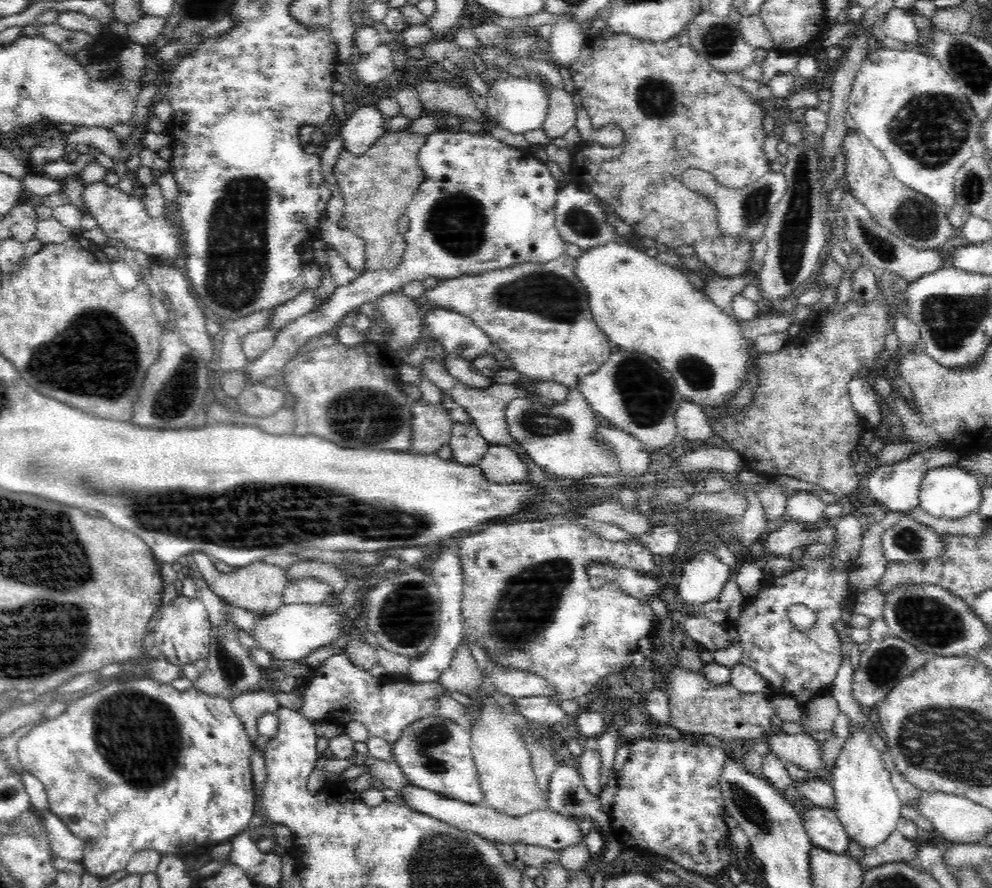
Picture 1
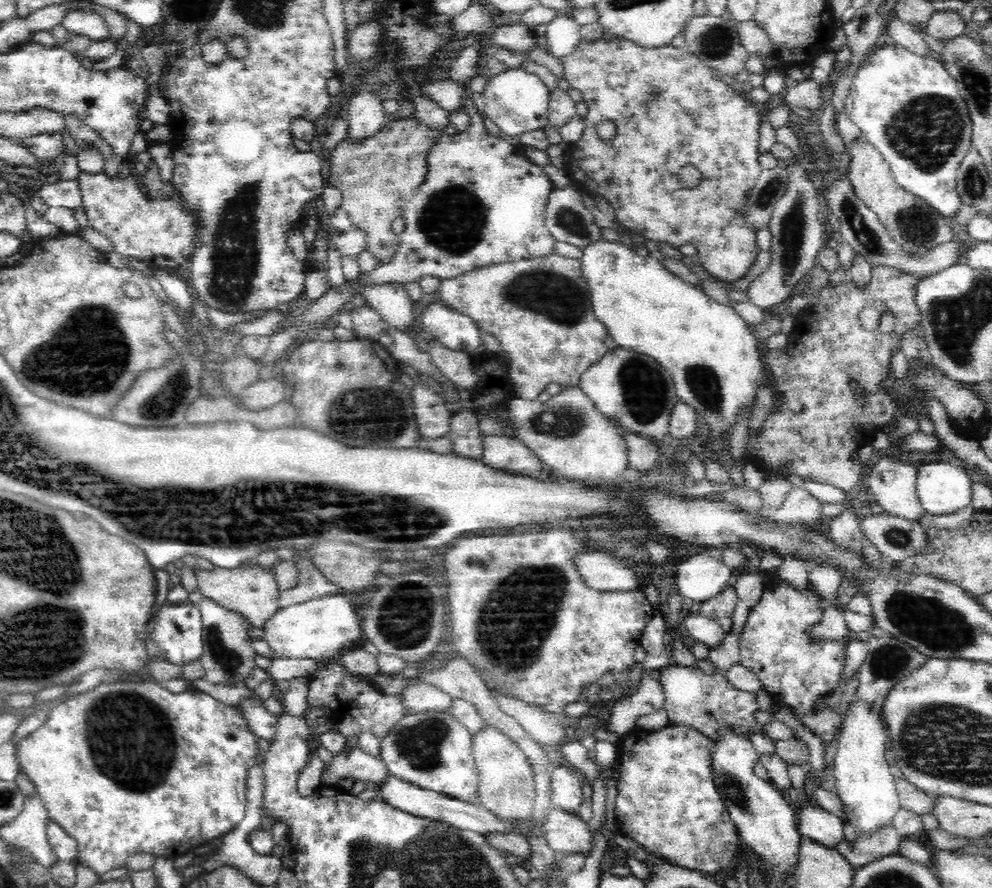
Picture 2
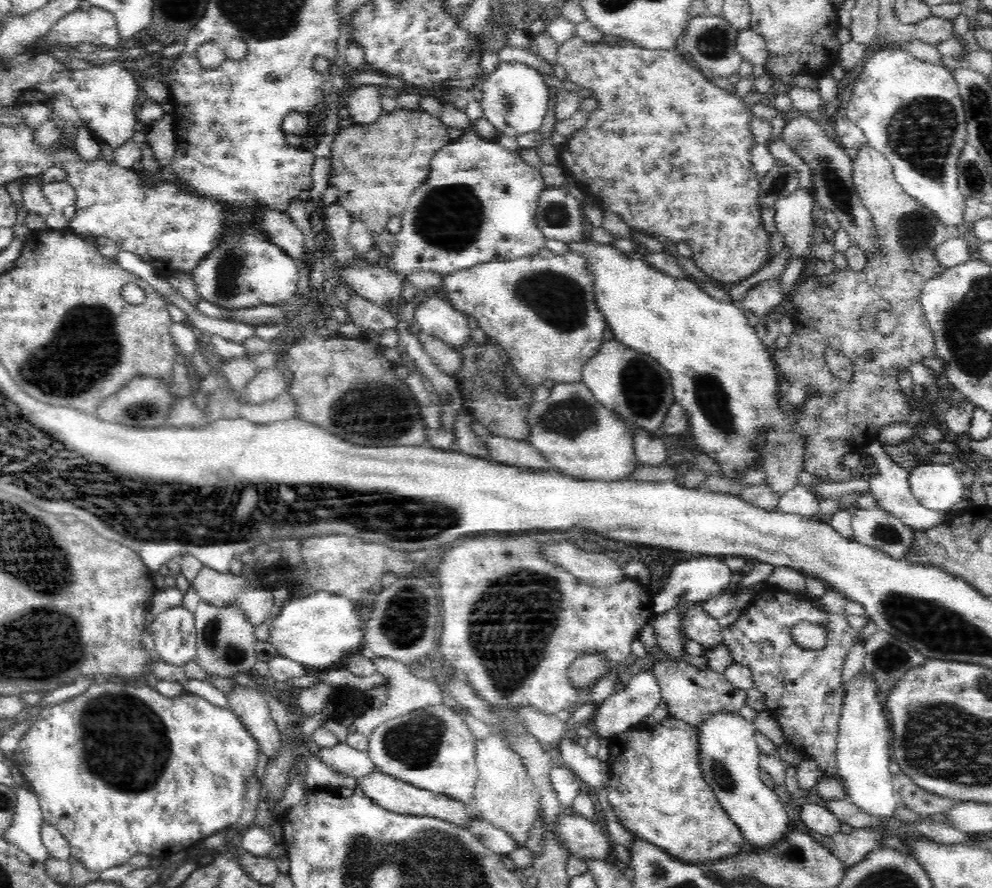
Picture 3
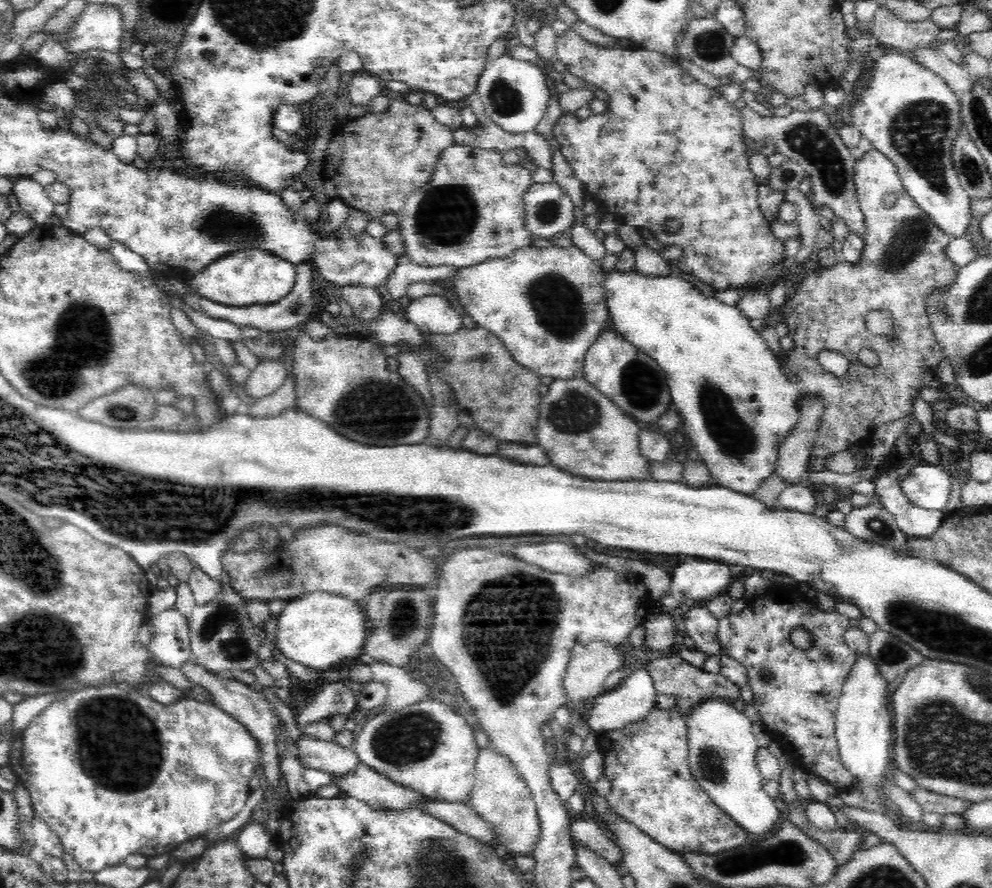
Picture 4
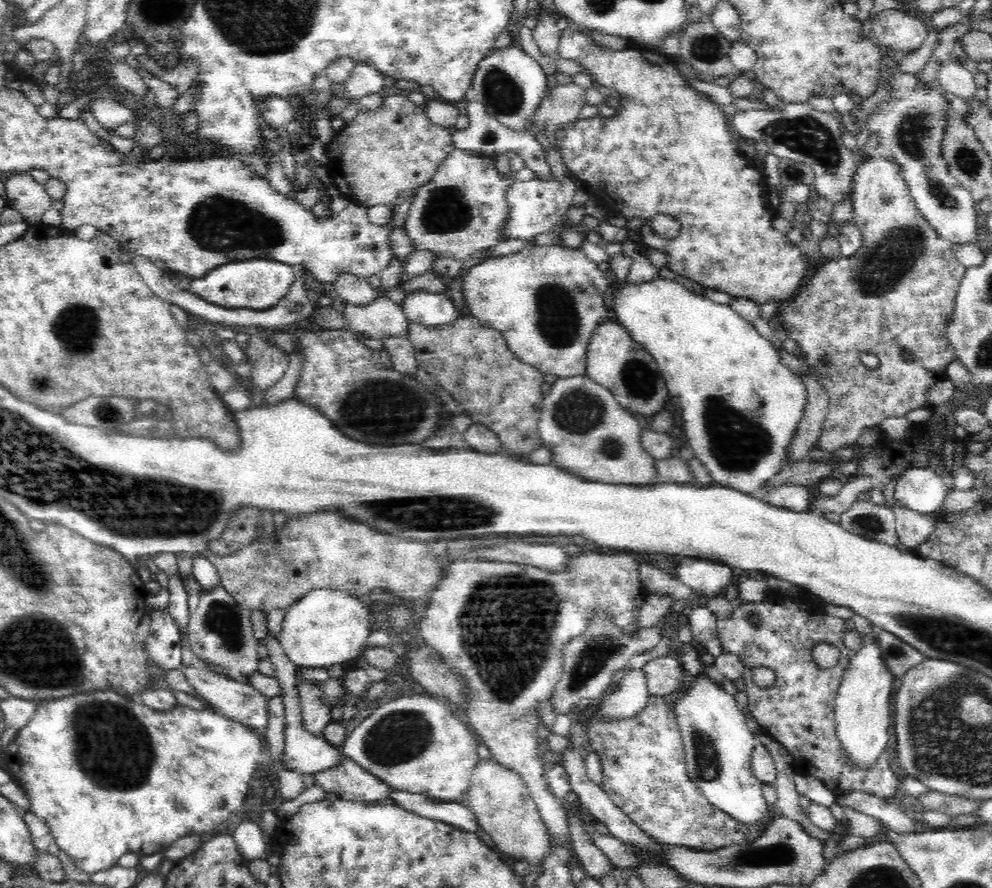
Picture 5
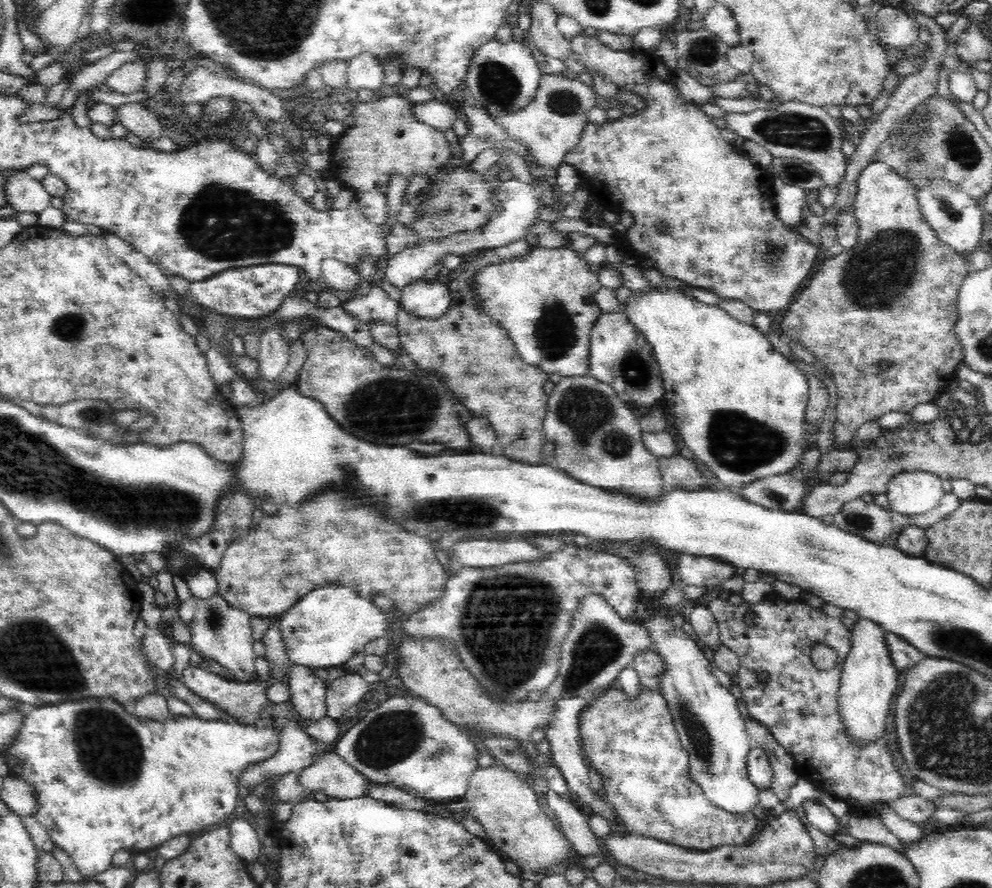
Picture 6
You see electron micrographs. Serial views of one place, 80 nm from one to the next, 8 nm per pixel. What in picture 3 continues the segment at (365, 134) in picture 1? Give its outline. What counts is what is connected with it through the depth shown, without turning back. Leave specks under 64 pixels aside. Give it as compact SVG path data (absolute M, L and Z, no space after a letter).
M360 85L353 88L349 96L347 112L353 124L360 126L370 126L383 114L380 103L380 93L374 85Z

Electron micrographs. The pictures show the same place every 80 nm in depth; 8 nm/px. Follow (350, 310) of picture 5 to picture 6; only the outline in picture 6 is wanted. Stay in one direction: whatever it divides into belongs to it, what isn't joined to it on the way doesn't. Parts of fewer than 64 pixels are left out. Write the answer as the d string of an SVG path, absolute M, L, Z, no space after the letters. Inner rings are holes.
M380 275L370 283L371 289L362 296L344 302L344 310L362 324L384 323L392 327L397 326L401 301L393 300L388 293L378 286ZM377 281L377 283L375 283Z

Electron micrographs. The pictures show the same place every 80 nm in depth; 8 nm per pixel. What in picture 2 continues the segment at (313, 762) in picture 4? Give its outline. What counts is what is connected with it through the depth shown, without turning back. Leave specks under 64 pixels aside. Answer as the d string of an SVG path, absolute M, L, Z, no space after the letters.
M348 747L342 754L332 754L333 759L323 774L322 782L334 785L340 779L354 777L356 780L369 781L374 785L384 784L391 776L390 769L380 758L364 752L360 748Z

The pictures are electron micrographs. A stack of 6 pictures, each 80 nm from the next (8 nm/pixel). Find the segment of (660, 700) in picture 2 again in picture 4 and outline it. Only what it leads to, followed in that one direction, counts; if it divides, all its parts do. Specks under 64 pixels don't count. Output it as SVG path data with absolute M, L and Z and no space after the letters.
M634 670L613 691L606 692L594 699L594 708L588 716L588 725L590 725L591 731L597 733L598 736L614 730L621 730L628 724L639 722L648 716L657 704L657 696L653 679L647 670Z

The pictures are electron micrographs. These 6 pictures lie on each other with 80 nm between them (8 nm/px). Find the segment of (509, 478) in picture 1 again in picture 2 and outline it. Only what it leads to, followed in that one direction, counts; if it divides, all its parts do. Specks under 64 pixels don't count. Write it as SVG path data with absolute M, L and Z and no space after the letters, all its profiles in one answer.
M483 436L484 445L481 462L492 469L518 476L539 477L546 473L544 463L517 438L503 436Z

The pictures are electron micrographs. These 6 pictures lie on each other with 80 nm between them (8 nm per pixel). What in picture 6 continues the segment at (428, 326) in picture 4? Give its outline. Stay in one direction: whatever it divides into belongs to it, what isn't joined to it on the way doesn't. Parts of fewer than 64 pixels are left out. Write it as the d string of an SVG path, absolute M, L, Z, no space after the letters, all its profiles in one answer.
M416 278L401 289L401 306L410 315L422 319L437 320L450 310L451 294L444 278L428 283Z

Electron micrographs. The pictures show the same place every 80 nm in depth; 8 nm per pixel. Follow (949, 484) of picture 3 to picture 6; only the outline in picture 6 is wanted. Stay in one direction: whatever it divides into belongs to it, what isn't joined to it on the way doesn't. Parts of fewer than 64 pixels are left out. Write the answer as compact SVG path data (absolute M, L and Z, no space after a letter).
M913 470L892 476L880 500L890 510L916 515L937 507L944 495L942 479L937 474Z

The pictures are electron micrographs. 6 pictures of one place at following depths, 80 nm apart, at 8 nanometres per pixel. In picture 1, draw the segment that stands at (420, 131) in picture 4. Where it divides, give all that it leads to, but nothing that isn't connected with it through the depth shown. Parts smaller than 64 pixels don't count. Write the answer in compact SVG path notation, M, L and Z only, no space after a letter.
M407 129L395 133L384 132L364 154L342 150L338 156L332 172L344 196L343 217L347 221L346 228L366 244L365 270L368 272L392 270L403 262L407 243L406 237L398 232L398 222L406 215L408 206L425 180L417 156L426 144L427 136L412 134Z

